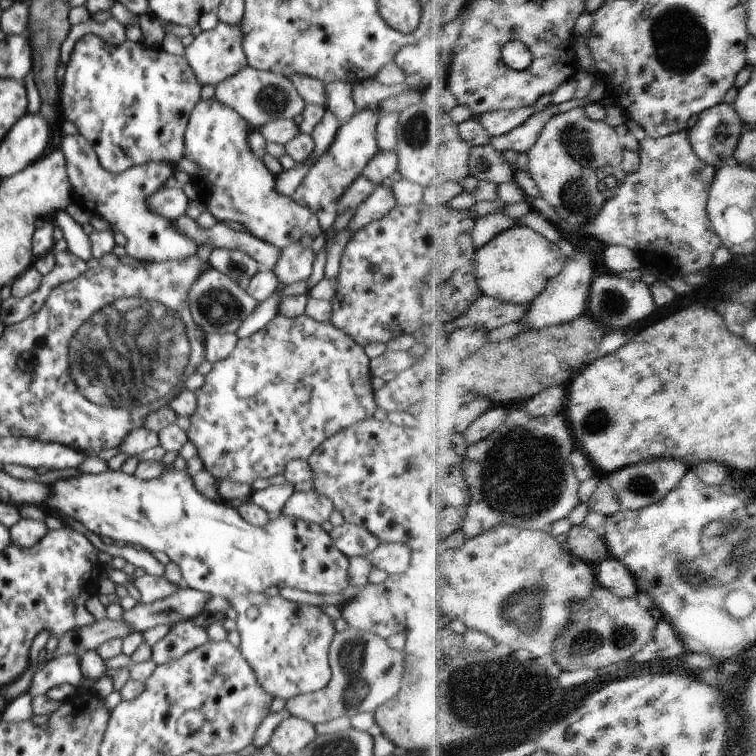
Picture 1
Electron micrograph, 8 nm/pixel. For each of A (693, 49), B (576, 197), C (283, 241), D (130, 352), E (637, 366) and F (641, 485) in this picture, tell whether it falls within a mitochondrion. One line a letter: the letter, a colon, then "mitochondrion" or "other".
A: mitochondrion
B: mitochondrion
C: other
D: mitochondrion
E: other
F: mitochondrion

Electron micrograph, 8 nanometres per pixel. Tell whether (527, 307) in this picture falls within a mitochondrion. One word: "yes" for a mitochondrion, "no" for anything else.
no

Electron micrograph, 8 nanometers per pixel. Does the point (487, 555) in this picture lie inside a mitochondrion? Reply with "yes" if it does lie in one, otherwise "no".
no

